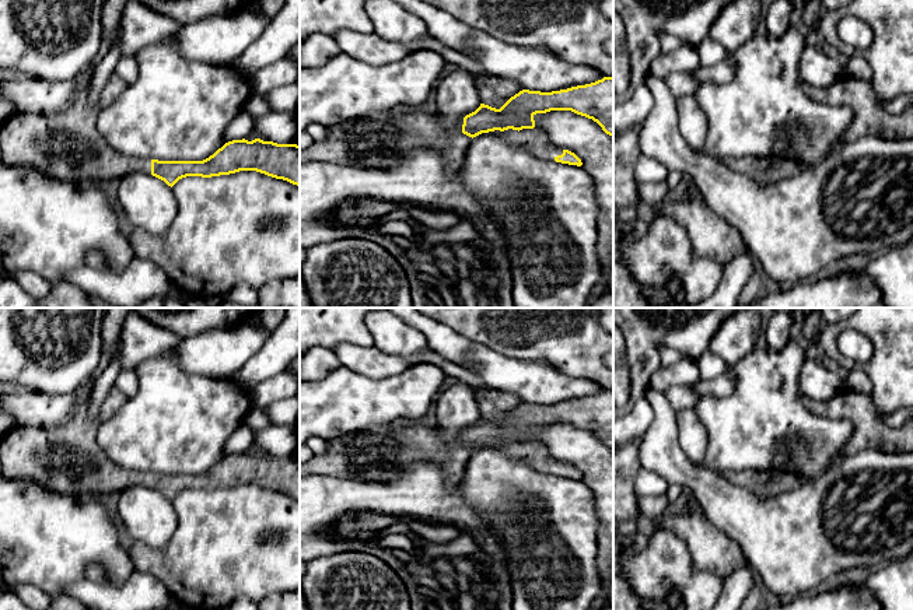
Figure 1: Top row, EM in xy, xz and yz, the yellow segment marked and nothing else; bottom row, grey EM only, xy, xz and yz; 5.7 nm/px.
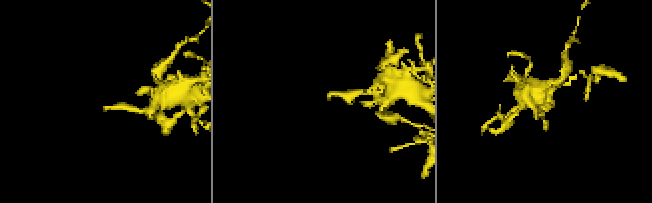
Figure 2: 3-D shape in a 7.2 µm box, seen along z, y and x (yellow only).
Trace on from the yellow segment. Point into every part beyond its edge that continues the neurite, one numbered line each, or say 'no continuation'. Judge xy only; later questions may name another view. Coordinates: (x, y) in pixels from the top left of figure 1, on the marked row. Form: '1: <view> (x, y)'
1: xy (67, 146)

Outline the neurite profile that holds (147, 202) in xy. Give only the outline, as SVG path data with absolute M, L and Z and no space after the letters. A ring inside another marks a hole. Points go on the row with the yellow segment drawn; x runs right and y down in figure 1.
M132 172L120 178L118 203L133 228L151 235L164 234L178 208L172 187L144 172Z

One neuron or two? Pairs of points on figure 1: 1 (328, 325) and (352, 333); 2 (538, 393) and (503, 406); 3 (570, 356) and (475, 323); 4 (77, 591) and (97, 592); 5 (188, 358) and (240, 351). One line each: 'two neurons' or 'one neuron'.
1: one neuron
2: two neurons
3: one neuron
4: one neuron
5: one neuron

